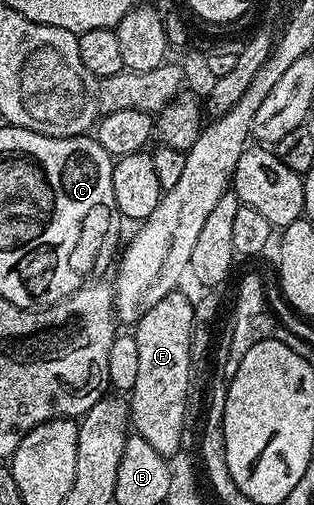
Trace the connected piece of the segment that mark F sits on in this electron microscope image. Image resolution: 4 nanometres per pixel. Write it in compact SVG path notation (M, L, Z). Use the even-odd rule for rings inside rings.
M170 292L147 310L134 325L138 344L138 378L134 381L128 400L130 424L135 435L146 438L146 442L150 442L150 446L154 446L154 450L158 450L158 454L165 458L172 458L184 440L184 419L188 416L188 387L192 384L192 328L196 324L196 310L193 301L188 301L181 292Z

